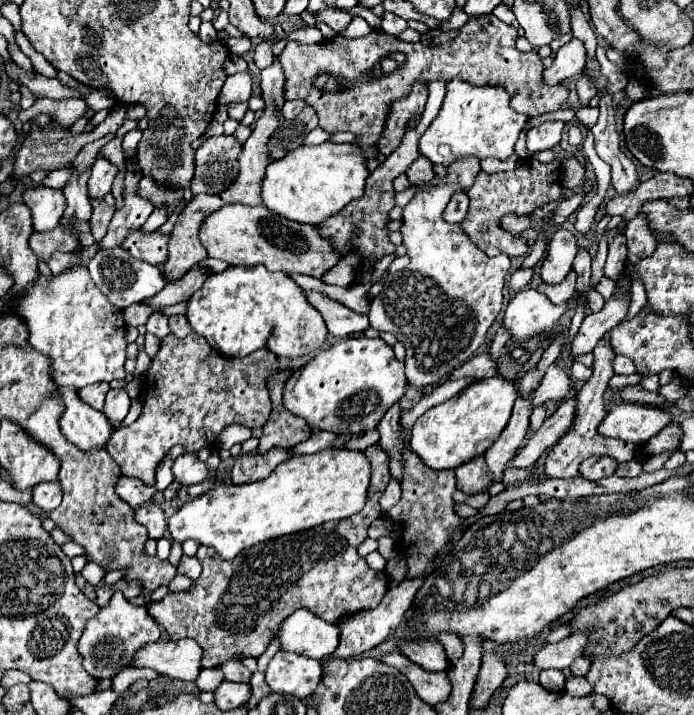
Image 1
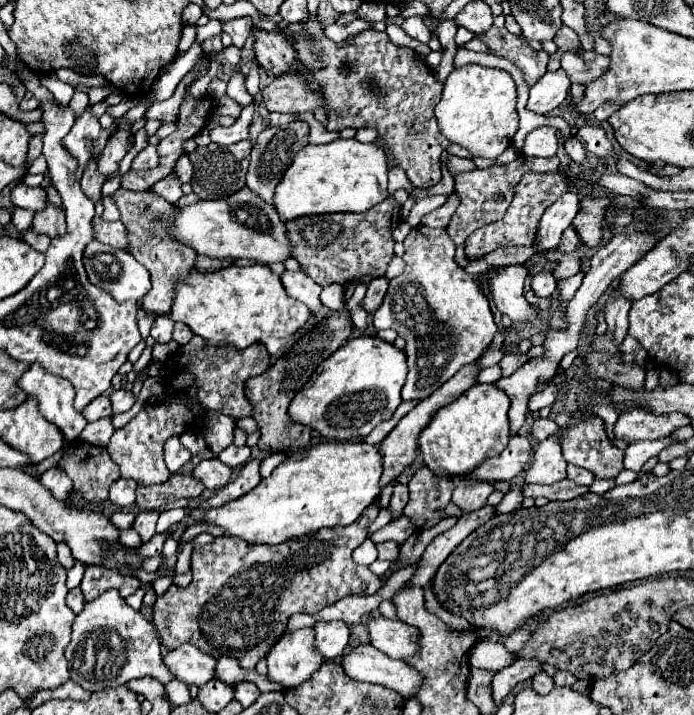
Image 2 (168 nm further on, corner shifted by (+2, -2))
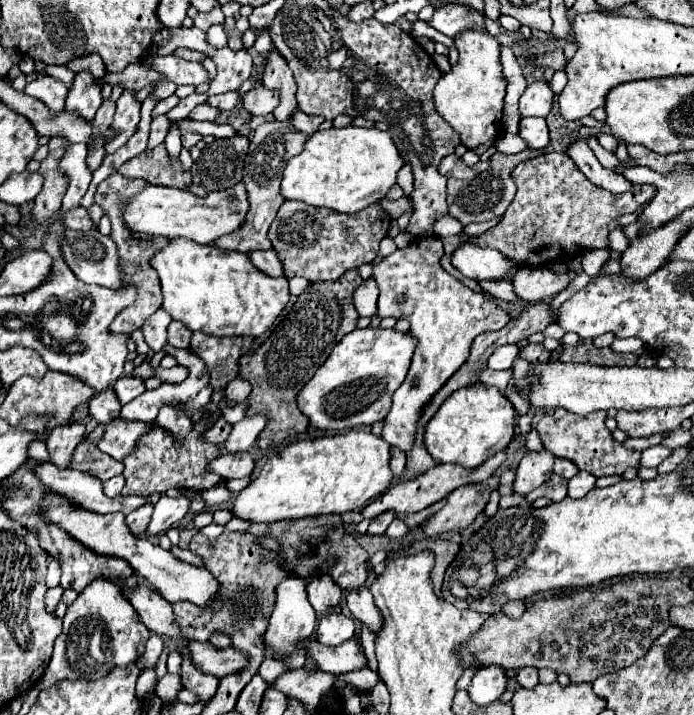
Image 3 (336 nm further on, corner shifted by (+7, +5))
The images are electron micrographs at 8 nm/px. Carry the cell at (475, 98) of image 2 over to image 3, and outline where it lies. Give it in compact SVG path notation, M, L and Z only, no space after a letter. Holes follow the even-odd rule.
M480 27L460 31L454 41L460 53L460 61L438 81L434 89L434 107L440 117L460 135L460 143L464 143L468 149L476 149L500 133L506 95L506 81L502 77L500 63L500 43Z

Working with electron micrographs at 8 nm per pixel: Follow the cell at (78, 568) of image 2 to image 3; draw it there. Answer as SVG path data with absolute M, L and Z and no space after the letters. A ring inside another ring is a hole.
M60 585L54 587L54 589L48 589L48 593L46 593L46 609L54 611L56 605L58 605L58 601L62 599L62 593L64 593L64 589Z

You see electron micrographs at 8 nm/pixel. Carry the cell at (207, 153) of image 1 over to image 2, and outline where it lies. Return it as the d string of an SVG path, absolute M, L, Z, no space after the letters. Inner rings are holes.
M237 142L231 146L219 146L219 144L209 144L209 146L197 146L191 154L189 160L193 164L193 192L201 200L219 200L227 198L235 192L239 192L245 186L245 174L249 166L249 152L251 152L251 142Z

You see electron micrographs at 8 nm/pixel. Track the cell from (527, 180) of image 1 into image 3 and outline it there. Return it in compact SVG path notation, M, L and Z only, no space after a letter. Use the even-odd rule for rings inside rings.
M526 149L522 153L516 155L506 155L506 153L494 153L488 161L480 161L472 167L462 163L462 157L458 157L456 153L446 155L440 165L438 171L448 179L448 213L452 217L456 217L462 225L468 223L476 223L476 221L490 221L498 215L504 215L506 207L512 203L514 195L516 195L517 187L512 185L512 169L532 157L542 155L544 151L534 151L534 149ZM464 207L478 207L476 211L466 211Z

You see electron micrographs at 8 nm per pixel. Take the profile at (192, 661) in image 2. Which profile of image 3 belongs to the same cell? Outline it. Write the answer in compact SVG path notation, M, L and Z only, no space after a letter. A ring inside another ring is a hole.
M190 641L188 645L190 645L190 651L192 651L194 663L204 673L210 673L214 677L224 677L224 675L230 675L230 673L238 673L248 665L248 655L234 649L234 647L216 649L210 641L206 641L206 643Z

